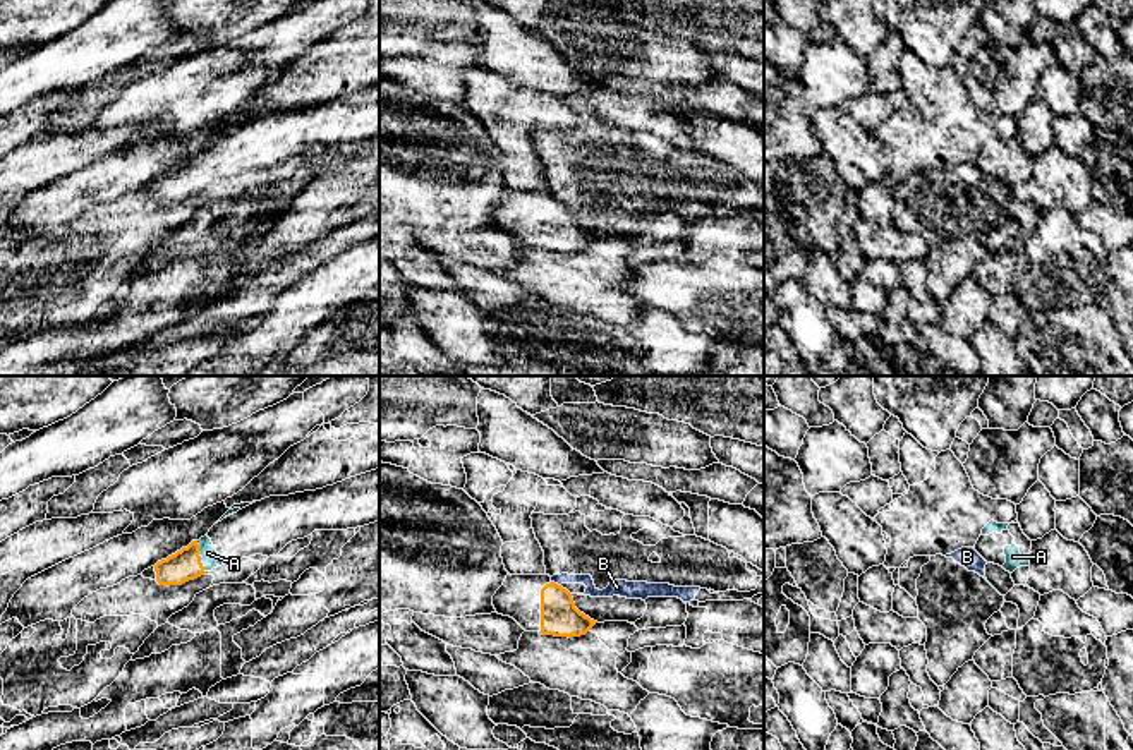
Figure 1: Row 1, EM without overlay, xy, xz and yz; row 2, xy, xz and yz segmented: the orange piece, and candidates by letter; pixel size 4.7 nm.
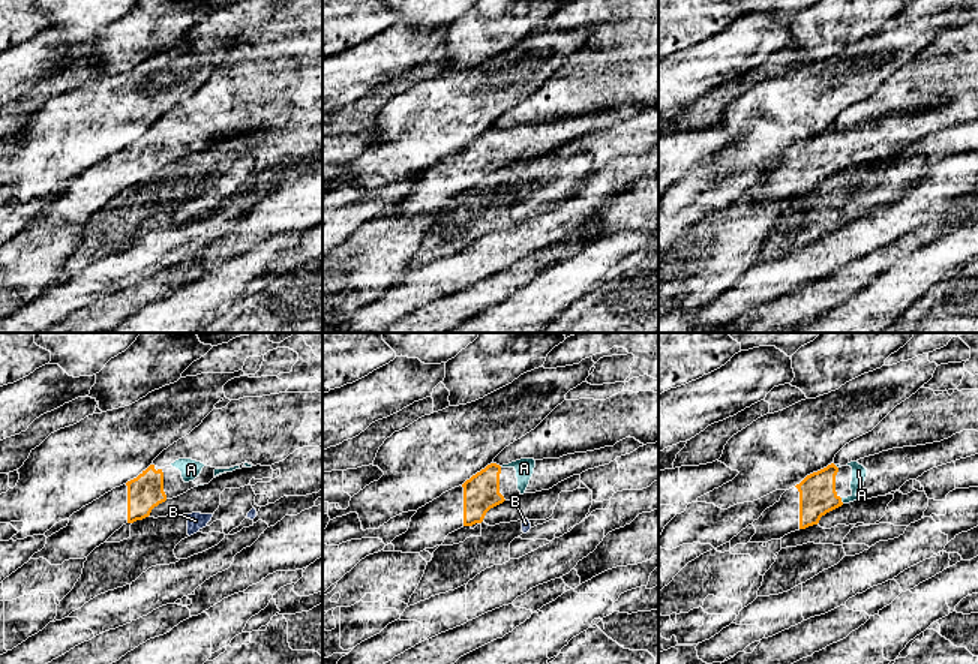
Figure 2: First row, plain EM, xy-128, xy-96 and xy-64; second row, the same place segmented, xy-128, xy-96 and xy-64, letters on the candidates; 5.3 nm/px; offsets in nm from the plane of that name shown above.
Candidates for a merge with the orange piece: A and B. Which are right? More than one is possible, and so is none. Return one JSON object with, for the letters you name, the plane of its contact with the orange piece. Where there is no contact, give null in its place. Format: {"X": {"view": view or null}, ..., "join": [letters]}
{"A": {"view": "xy"}, "join": ["A"]}

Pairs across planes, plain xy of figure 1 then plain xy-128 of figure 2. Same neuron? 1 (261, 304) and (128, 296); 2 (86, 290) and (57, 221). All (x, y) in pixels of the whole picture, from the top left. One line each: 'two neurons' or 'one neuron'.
1: one neuron
2: two neurons

